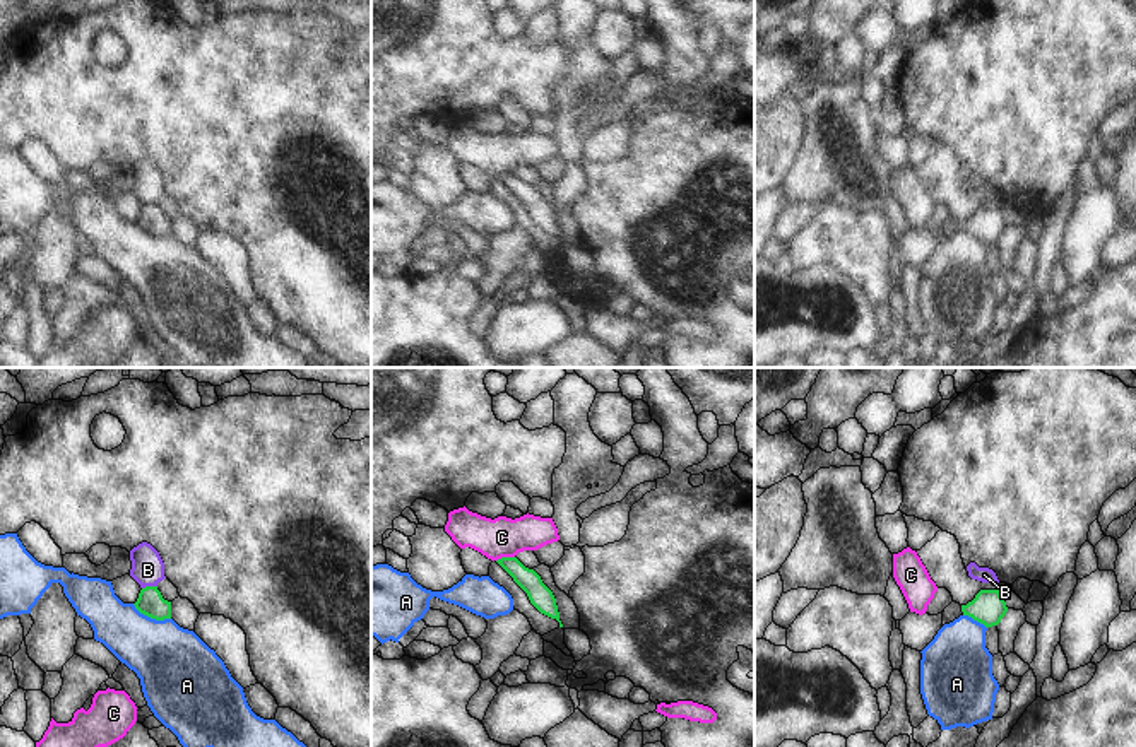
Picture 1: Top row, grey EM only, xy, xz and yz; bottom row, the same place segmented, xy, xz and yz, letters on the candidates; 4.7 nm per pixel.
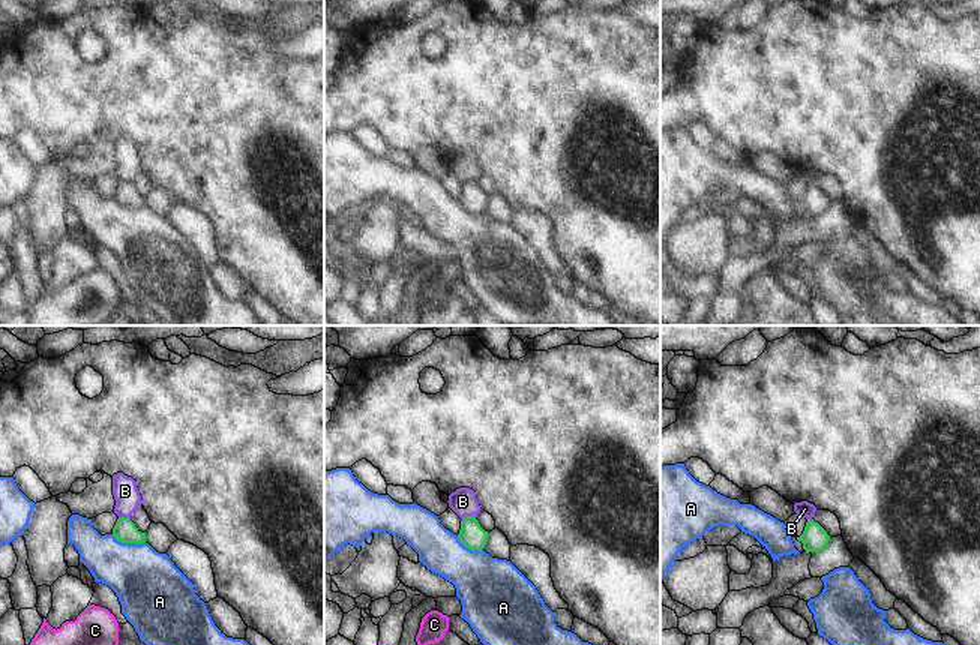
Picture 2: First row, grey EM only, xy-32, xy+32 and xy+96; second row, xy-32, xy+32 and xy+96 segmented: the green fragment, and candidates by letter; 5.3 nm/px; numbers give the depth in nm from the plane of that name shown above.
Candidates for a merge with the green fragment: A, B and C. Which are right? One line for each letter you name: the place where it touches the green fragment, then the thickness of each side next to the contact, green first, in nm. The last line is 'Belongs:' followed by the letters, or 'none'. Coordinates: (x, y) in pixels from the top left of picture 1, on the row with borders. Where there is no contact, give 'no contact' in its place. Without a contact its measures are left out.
Belongs: none

